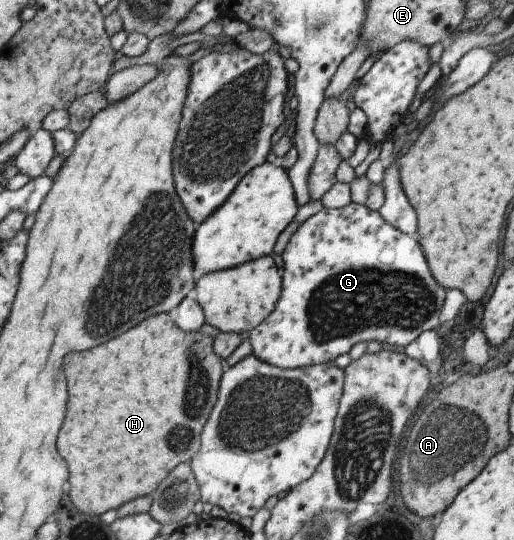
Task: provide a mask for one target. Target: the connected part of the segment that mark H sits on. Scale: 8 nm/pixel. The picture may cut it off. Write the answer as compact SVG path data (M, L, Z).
M156 314L150 316L146 320L142 320L140 324L136 324L134 328L130 328L128 332L92 348L86 352L78 352L78 354L66 354L66 358L62 360L62 372L66 376L66 388L68 388L68 404L66 404L66 418L62 422L62 428L58 432L58 440L56 440L56 448L58 454L62 456L62 460L68 464L68 484L70 484L70 500L74 504L74 508L82 514L98 514L101 515L108 510L118 509L120 504L138 498L138 496L146 496L153 493L158 482L166 478L168 472L182 462L189 462L192 456L198 450L198 440L202 426L210 415L210 410L216 402L217 391L219 388L220 376L222 375L222 359L220 359L214 350L212 350L212 339L206 334L202 334L199 330L185 332L180 330L168 314Z

